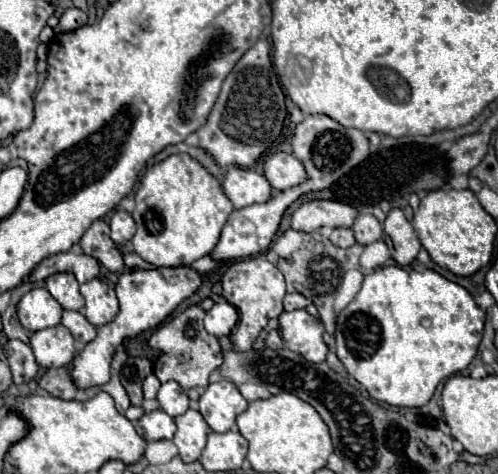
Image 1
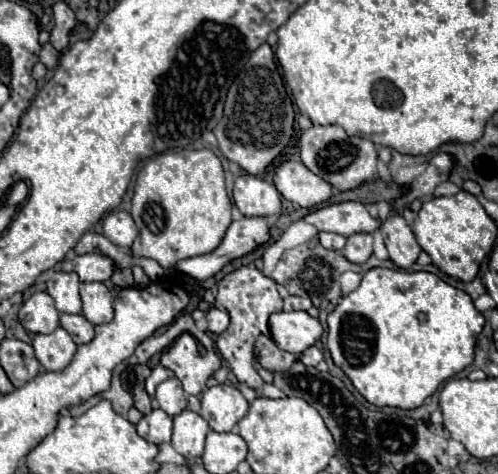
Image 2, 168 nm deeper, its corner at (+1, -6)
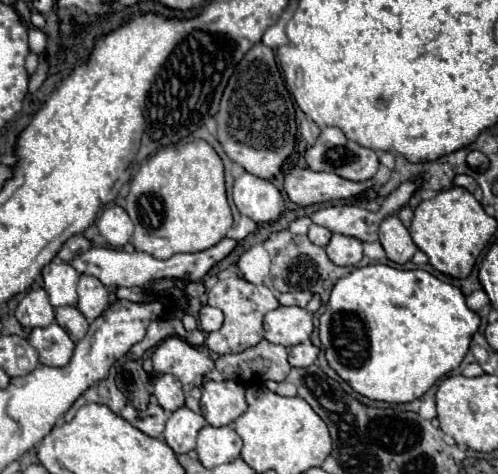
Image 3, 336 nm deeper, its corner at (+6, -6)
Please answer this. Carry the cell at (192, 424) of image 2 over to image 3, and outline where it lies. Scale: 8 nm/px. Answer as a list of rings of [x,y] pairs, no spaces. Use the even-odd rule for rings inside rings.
[[[186,406],[178,408],[176,412],[172,412],[172,416],[166,422],[164,440],[176,454],[186,454],[196,448],[196,434],[204,426],[206,420],[202,414],[196,414]]]

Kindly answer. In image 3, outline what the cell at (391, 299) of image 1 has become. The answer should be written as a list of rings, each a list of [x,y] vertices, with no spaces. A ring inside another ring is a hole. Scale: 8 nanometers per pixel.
[[[370,264],[352,270],[334,284],[318,328],[328,366],[342,380],[370,400],[402,404],[420,398],[442,376],[460,366],[478,326],[480,316],[466,306],[464,294],[456,286],[438,280],[426,270],[400,270],[386,264]]]

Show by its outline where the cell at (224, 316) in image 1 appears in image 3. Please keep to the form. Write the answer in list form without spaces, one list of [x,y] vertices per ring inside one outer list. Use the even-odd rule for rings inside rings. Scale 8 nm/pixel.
[[[202,306],[202,310],[200,310],[200,328],[208,334],[208,332],[214,332],[214,330],[218,330],[220,326],[222,326],[222,320],[224,320],[224,316],[222,316],[222,312],[218,310],[218,308],[212,308],[212,306]]]

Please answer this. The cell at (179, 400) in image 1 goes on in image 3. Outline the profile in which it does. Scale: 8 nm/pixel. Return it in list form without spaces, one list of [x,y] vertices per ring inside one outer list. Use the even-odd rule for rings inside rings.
[[[164,374],[154,382],[154,396],[166,412],[174,412],[184,406],[182,384],[178,378],[172,378],[172,374]]]

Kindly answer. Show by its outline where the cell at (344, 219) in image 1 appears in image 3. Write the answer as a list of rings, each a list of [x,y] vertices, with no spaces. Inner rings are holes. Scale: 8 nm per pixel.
[[[342,204],[342,206],[328,206],[312,214],[312,222],[328,228],[334,234],[344,234],[358,238],[362,242],[378,240],[378,224],[388,214],[384,210],[370,212],[356,204]]]

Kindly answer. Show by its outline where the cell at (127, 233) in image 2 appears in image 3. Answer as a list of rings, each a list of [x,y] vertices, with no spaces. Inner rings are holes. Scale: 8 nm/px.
[[[106,206],[98,214],[96,226],[98,226],[100,234],[108,240],[110,246],[128,244],[132,232],[134,232],[134,224],[122,206]]]

